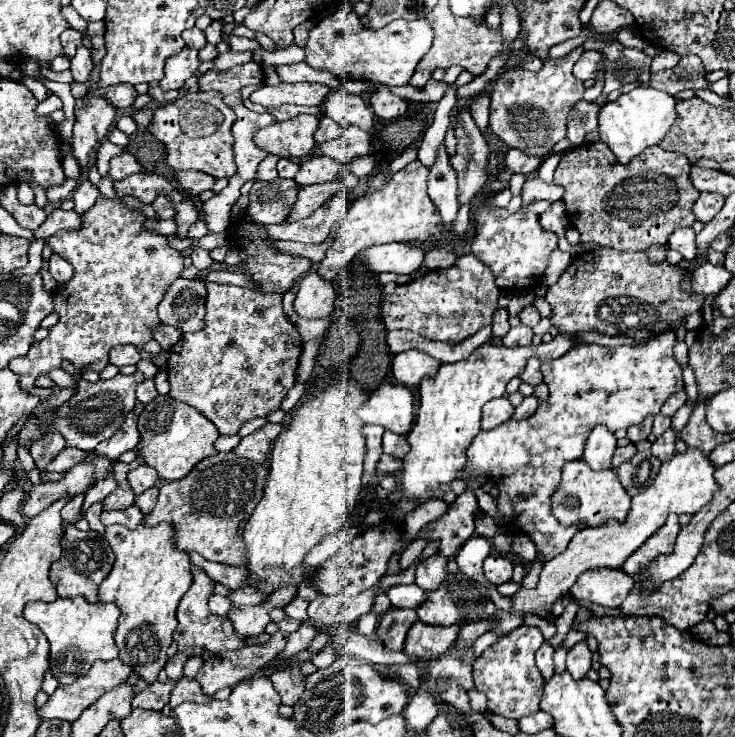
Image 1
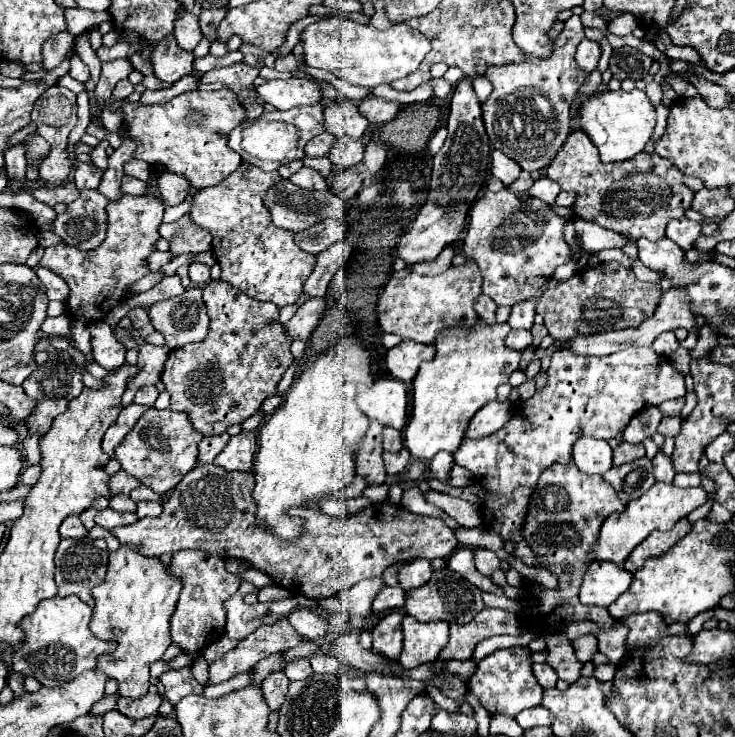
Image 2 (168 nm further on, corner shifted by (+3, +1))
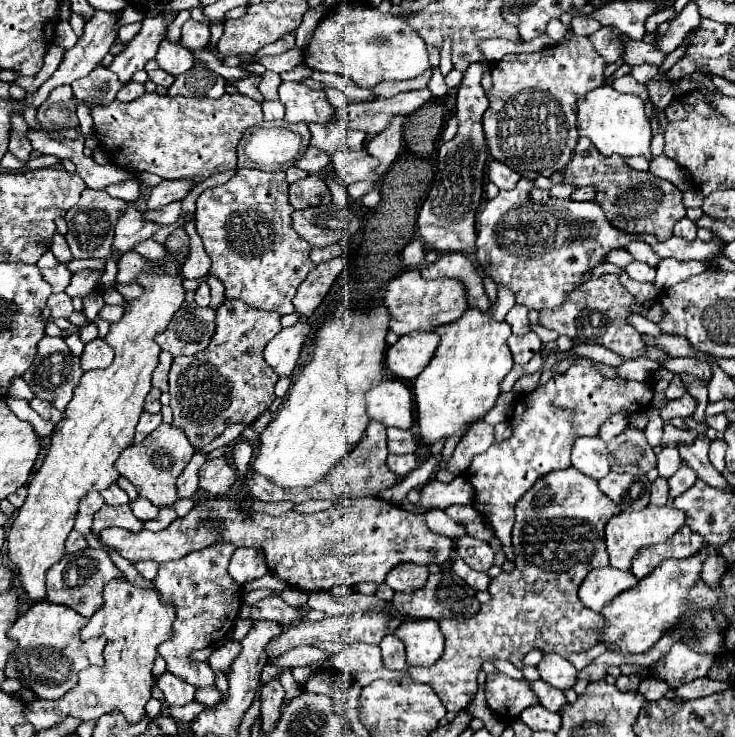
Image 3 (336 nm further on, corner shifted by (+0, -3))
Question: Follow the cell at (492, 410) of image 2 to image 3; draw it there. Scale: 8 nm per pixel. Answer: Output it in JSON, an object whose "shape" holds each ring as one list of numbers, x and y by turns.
{"shape":[[479,421,471,427,471,431,467,431,463,435,463,439,459,441,459,445,455,447,453,455,449,457,447,461,447,469,453,473,453,475,465,475,471,459,479,453,485,453,491,443,495,441,493,437,493,427]]}

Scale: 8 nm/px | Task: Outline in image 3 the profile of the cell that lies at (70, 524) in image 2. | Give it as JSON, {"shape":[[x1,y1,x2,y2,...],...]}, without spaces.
{"shape":[[71,531,67,541,65,541,65,555,71,555,73,551,81,551,85,547,87,547,87,543,85,543,83,535,79,535,77,531]]}

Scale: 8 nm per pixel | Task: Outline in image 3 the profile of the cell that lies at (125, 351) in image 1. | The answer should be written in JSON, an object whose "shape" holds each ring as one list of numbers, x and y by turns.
{"shape":[[103,339,89,341,83,349,83,355,81,355,83,371,105,369,107,365,111,365,111,361,113,361,113,351,107,343,103,343]]}

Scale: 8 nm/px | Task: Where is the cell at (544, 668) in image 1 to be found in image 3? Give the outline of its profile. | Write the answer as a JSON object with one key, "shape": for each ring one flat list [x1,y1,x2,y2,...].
{"shape":[[539,679,539,681,533,681,533,683,531,683,531,689,537,693,539,703,541,703,543,707,547,707,549,711,557,711,557,713,561,713,563,705,567,703,563,691,559,691,559,689,547,685,547,683,541,681,541,679]]}

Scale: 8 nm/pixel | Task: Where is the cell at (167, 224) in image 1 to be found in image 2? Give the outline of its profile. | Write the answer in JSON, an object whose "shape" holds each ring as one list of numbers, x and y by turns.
{"shape":[[250,167,244,175,234,171,224,183,196,193,190,219,194,225,212,233,212,251,222,267,220,279,258,301,272,301,278,307,284,307,298,301,302,285,316,265,316,257,296,247,292,231,272,225,262,197,276,181,280,181,278,171,266,173,258,167]]}

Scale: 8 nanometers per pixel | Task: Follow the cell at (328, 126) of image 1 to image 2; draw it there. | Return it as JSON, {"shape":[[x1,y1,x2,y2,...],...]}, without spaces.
{"shape":[[328,131,316,135,312,141,308,141,308,145,304,147,304,153,308,157,322,157,322,155,328,155,330,151,330,145,334,143,334,135,328,135]]}

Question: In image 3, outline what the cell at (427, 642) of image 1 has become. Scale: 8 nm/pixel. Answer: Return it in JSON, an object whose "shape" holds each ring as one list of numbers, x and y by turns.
{"shape":[[409,619,395,635,405,643,407,665,411,667,431,667,439,655,443,655,443,635,437,627,437,621,429,619]]}

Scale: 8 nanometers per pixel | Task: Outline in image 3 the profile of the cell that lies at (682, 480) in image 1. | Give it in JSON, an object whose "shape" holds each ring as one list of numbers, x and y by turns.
{"shape":[[649,505,641,511,621,511,611,521,607,521,605,526,605,543,609,557,611,557,611,565,627,571,631,567,631,559,635,557,635,553,641,547,657,545,657,543,671,539,671,535,675,535,675,531,683,525,685,525,683,511,677,511,669,505,665,505,665,507]]}

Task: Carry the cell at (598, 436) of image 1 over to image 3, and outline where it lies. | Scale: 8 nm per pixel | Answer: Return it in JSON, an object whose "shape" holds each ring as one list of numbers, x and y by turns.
{"shape":[[577,439,571,451,571,465,591,479,601,479,609,473,609,457,605,441,595,439]]}

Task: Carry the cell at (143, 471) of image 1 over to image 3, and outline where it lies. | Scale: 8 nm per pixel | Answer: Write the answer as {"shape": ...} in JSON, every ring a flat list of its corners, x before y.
{"shape":[[117,483,111,485,109,489,105,489,105,491,101,493,101,497,103,497,103,501,105,501,107,505,125,505,125,503,129,501,127,493,125,493]]}

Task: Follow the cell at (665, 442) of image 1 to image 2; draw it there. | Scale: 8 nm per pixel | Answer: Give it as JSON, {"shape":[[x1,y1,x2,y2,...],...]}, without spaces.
{"shape":[[662,451,656,453,656,457,652,459,654,465,654,477,660,481,672,481,674,479,674,467,668,455,664,455]]}

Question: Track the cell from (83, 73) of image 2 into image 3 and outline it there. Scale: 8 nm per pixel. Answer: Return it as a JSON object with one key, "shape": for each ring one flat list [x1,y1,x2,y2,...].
{"shape":[[95,67,87,77,71,83,73,97,91,105,107,105,115,101,115,95,121,87,123,83,119,83,119,77,107,67]]}

